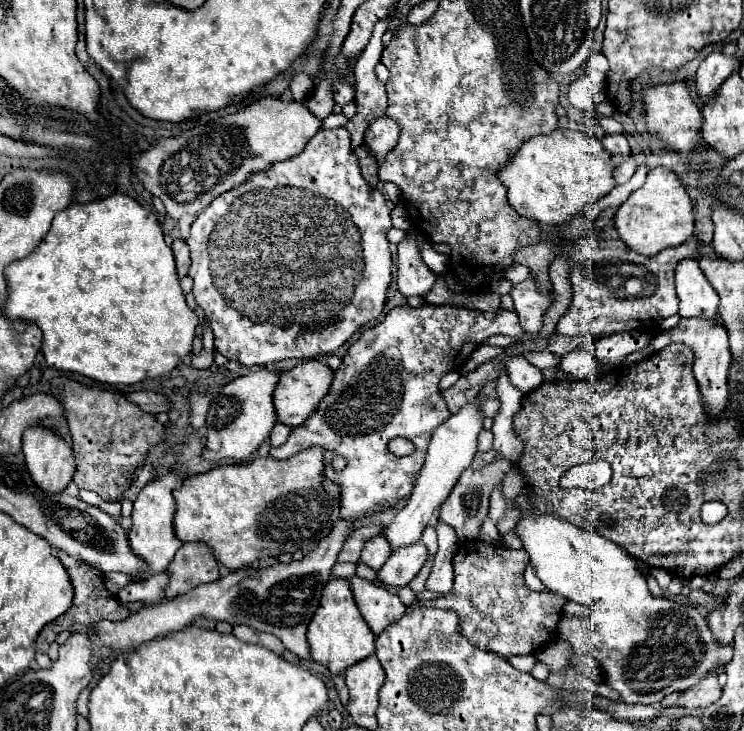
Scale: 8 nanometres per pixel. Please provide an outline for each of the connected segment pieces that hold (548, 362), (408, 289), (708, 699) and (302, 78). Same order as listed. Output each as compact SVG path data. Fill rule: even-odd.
M524 352L522 356L524 356L530 364L534 364L536 368L540 368L540 370L546 370L546 368L556 368L556 366L558 366L558 362L560 362L560 358L558 358L556 354L552 354L552 352L546 352L546 354Z
M408 230L408 238L398 244L396 282L406 298L426 296L436 284L436 274L422 262L418 246L414 244L414 230Z
M722 666L710 670L706 676L702 676L702 680L696 686L684 690L684 692L672 692L660 704L662 706L676 704L676 706L684 706L684 708L708 708L722 694L722 688L718 684L720 672L722 672Z
M300 72L292 78L290 82L290 90L292 90L292 98L298 100L298 102L304 102L308 98L308 94L312 92L312 86L314 86L314 80L312 76L308 76L306 72Z

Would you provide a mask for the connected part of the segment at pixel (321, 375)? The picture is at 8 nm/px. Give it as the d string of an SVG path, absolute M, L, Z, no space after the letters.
M306 360L302 364L294 366L292 370L282 372L280 384L274 392L274 406L276 406L278 420L288 426L304 424L304 420L308 420L312 416L312 412L318 408L320 400L324 400L324 396L328 394L332 380L334 380L334 370L330 370L330 366L322 364L320 360Z

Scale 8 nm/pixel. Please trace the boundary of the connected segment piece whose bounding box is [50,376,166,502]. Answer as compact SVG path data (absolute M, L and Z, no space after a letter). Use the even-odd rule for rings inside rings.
M58 376L52 380L50 394L64 406L66 418L68 418L68 428L72 434L74 442L74 452L76 452L76 474L74 482L78 488L92 490L96 492L102 500L106 502L118 502L122 500L122 494L130 488L134 472L142 468L144 458L148 454L148 448L158 446L166 438L166 428L158 422L154 414L142 412L134 402L130 402L122 392L118 390L104 390L104 388L90 388L86 384L76 382L74 378L68 376Z

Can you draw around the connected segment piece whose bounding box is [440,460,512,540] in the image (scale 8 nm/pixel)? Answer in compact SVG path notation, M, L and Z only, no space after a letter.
M496 460L496 462L492 462L492 464L484 466L484 468L478 468L478 470L470 470L470 468L468 468L468 470L460 476L456 488L452 490L452 494L448 496L448 500L446 500L446 502L442 504L442 508L440 508L440 518L442 518L448 526L454 528L454 532L456 532L456 536L458 536L460 540L468 540L468 538L478 540L478 536L480 536L480 526L482 526L482 522L484 522L486 514L488 514L488 498L490 498L490 492L492 492L492 488L504 478L504 474L506 474L510 468L512 468L512 464L510 464L508 460Z

